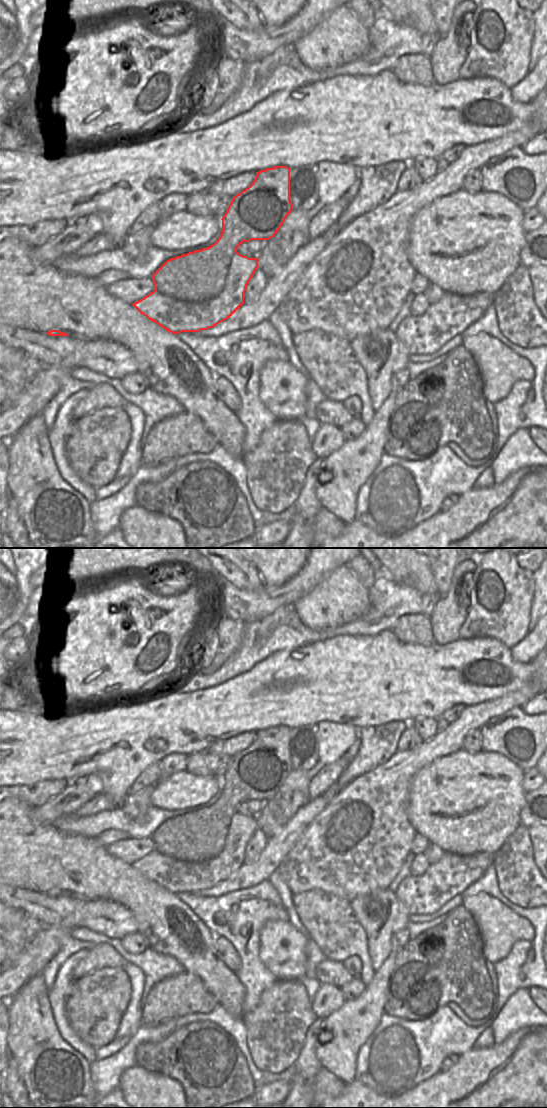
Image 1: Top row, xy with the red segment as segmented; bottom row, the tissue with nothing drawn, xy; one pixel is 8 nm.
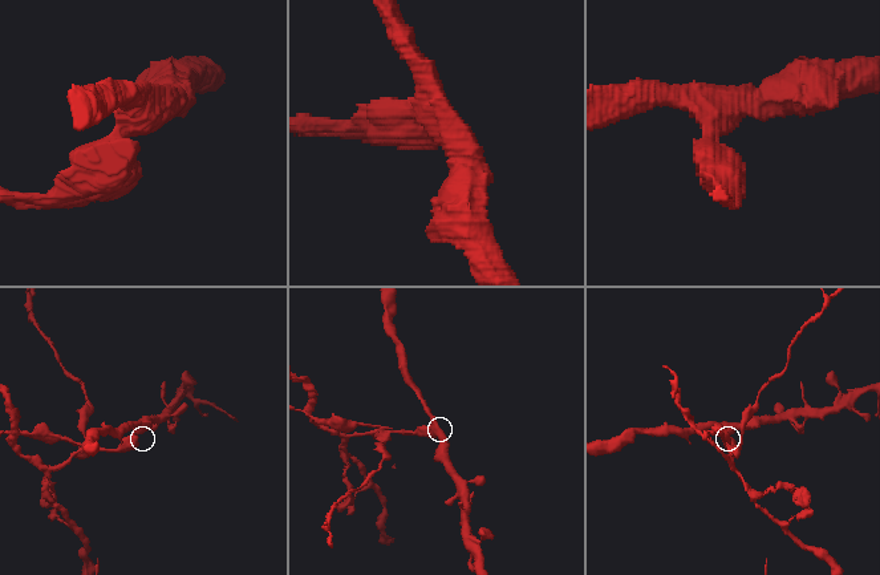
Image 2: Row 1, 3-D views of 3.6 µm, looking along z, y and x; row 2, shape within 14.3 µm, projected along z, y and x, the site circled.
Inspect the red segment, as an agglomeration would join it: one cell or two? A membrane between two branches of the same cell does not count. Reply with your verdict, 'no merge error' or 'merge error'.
merge error

